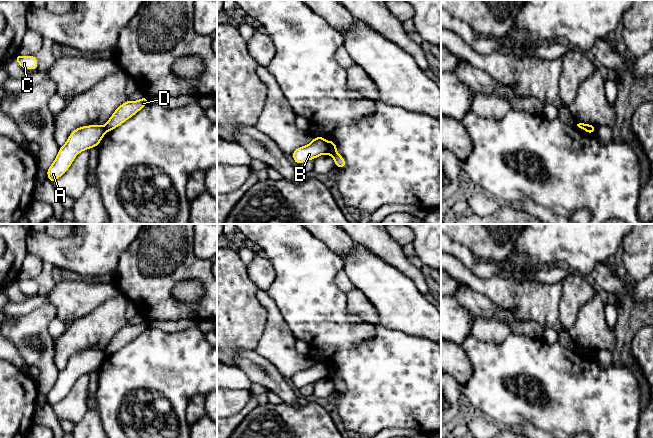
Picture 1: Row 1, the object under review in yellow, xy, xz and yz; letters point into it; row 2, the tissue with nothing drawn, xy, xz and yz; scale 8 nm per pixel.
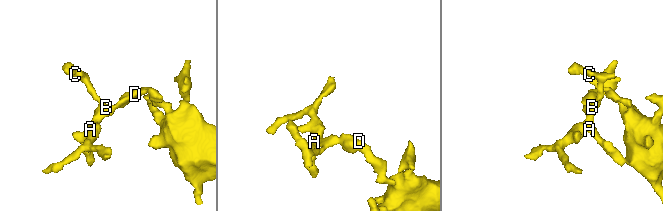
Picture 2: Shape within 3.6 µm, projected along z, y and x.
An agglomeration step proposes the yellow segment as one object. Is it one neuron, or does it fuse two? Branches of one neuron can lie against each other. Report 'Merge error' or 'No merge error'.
Merge error

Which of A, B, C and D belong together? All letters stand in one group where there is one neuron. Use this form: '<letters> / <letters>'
A B C / D

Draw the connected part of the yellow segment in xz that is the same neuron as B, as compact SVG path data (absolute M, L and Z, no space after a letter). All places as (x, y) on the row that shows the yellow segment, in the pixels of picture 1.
M318 136L313 138L310 144L295 149L291 155L294 162L299 165L308 160L314 160L318 156L328 154L328 152L328 141L322 136Z

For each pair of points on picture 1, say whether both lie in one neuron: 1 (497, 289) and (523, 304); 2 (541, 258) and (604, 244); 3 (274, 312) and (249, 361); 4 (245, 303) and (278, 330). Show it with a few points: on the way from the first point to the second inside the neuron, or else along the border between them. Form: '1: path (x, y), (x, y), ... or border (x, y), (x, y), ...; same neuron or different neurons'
1: path (503, 291), (513, 299), (517, 299); same neuron
2: path (557, 244), (588, 244); same neuron
3: border (254, 350), (273, 365); different neurons
4: border (258, 299), (266, 312), (266, 324), (258, 343); different neurons

